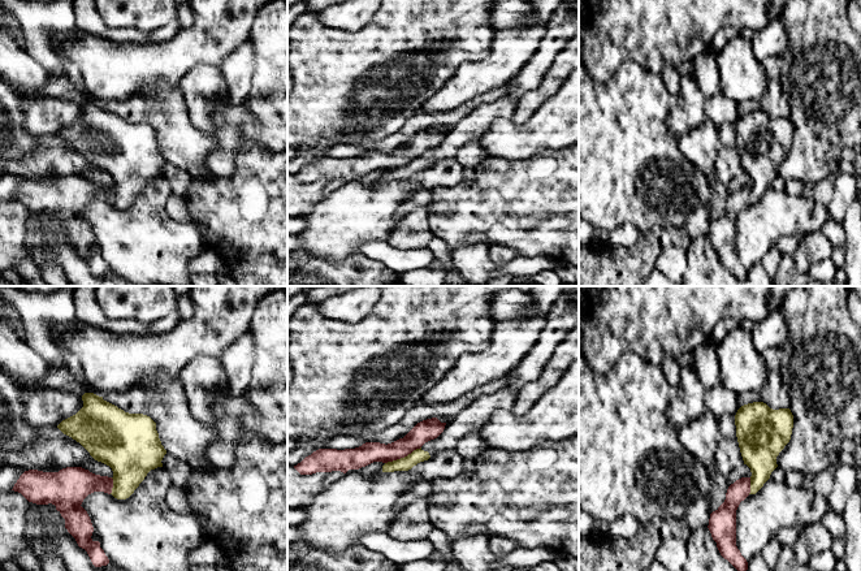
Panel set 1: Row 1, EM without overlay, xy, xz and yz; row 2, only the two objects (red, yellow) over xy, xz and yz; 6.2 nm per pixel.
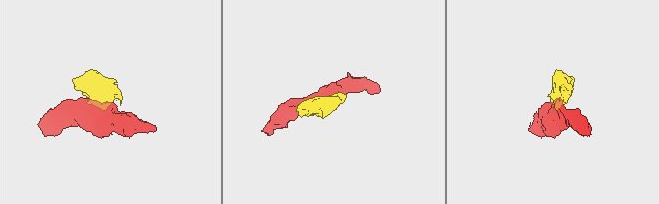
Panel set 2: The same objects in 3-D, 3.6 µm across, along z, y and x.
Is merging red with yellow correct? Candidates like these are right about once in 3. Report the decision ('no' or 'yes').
no

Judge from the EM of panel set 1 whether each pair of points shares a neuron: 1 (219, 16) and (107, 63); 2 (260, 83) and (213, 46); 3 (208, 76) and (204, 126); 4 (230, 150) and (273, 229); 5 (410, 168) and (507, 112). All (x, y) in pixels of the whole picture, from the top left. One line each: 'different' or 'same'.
1: same
2: different
3: same
4: different
5: same

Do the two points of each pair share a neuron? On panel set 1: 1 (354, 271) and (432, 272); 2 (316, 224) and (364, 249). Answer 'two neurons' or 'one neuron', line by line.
1: two neurons
2: two neurons

